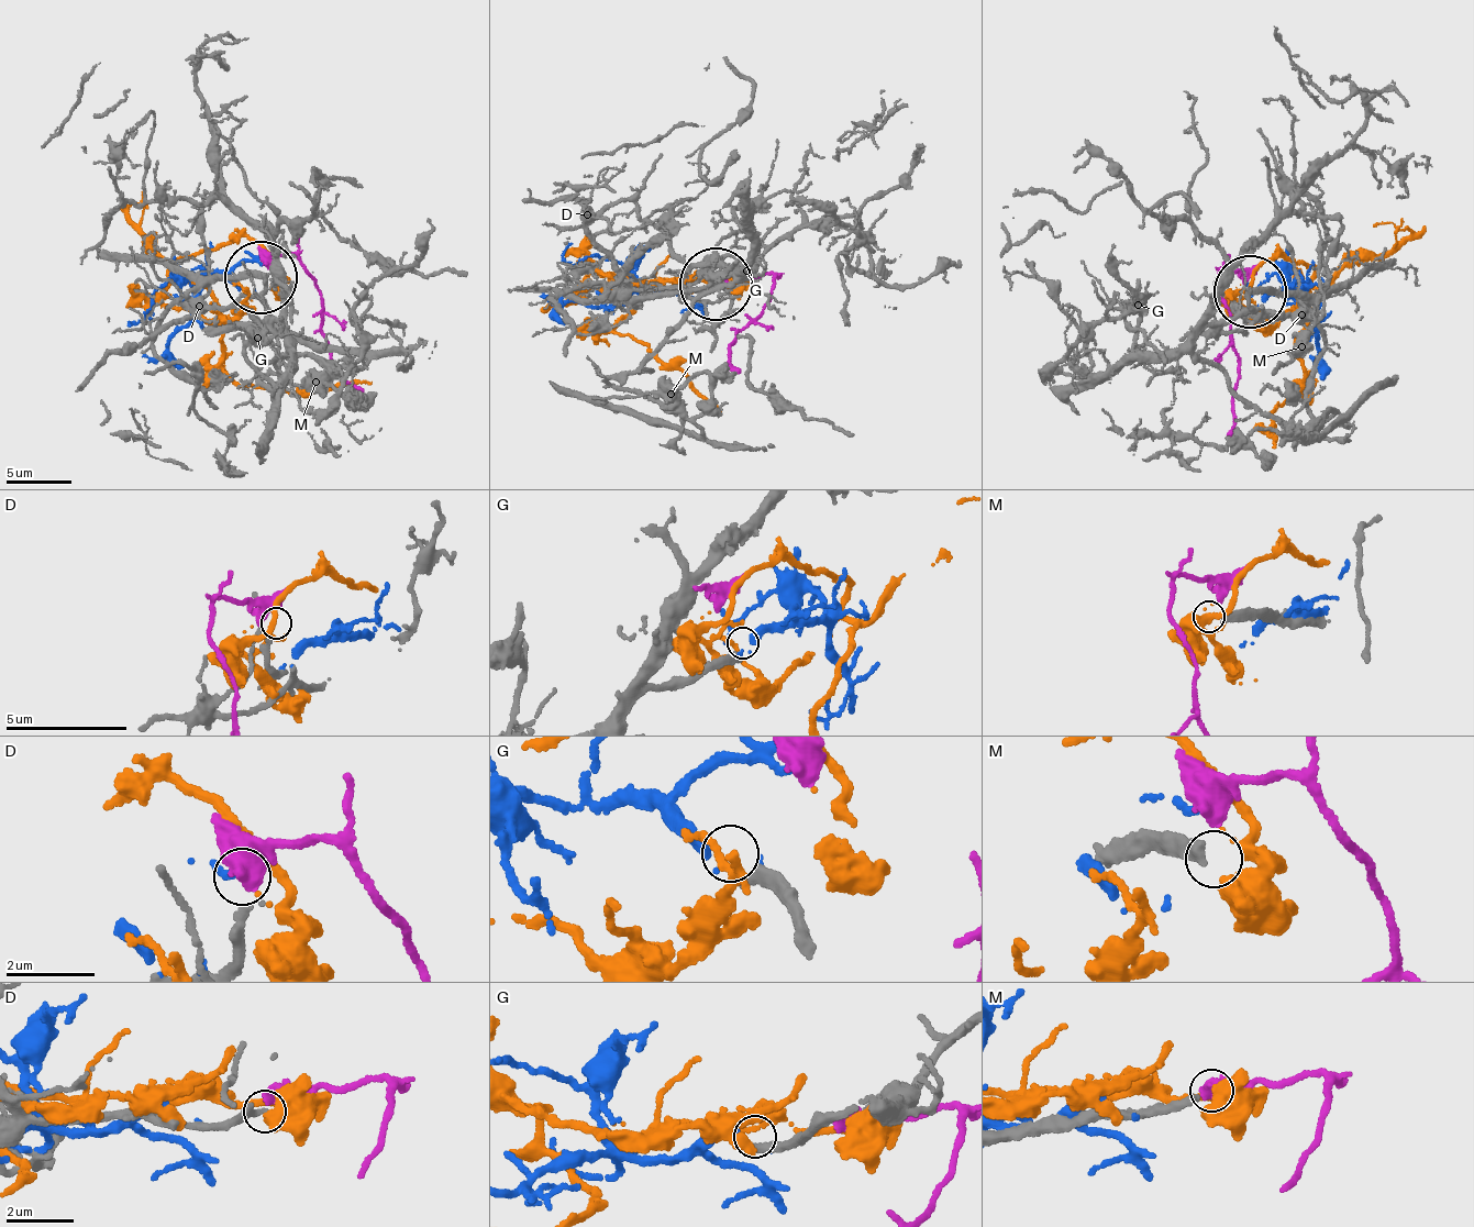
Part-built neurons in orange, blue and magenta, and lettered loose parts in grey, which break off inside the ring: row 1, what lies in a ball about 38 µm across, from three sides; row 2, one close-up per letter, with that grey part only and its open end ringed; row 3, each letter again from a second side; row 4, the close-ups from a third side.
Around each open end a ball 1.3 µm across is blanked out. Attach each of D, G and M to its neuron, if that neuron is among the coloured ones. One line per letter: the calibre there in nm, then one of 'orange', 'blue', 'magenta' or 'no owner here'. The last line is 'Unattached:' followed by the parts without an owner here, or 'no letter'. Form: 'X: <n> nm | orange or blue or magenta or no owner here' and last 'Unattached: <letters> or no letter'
D: 180 nm | magenta
G: 320 nm | blue
M: 300 nm | no owner here
Unattached: M

